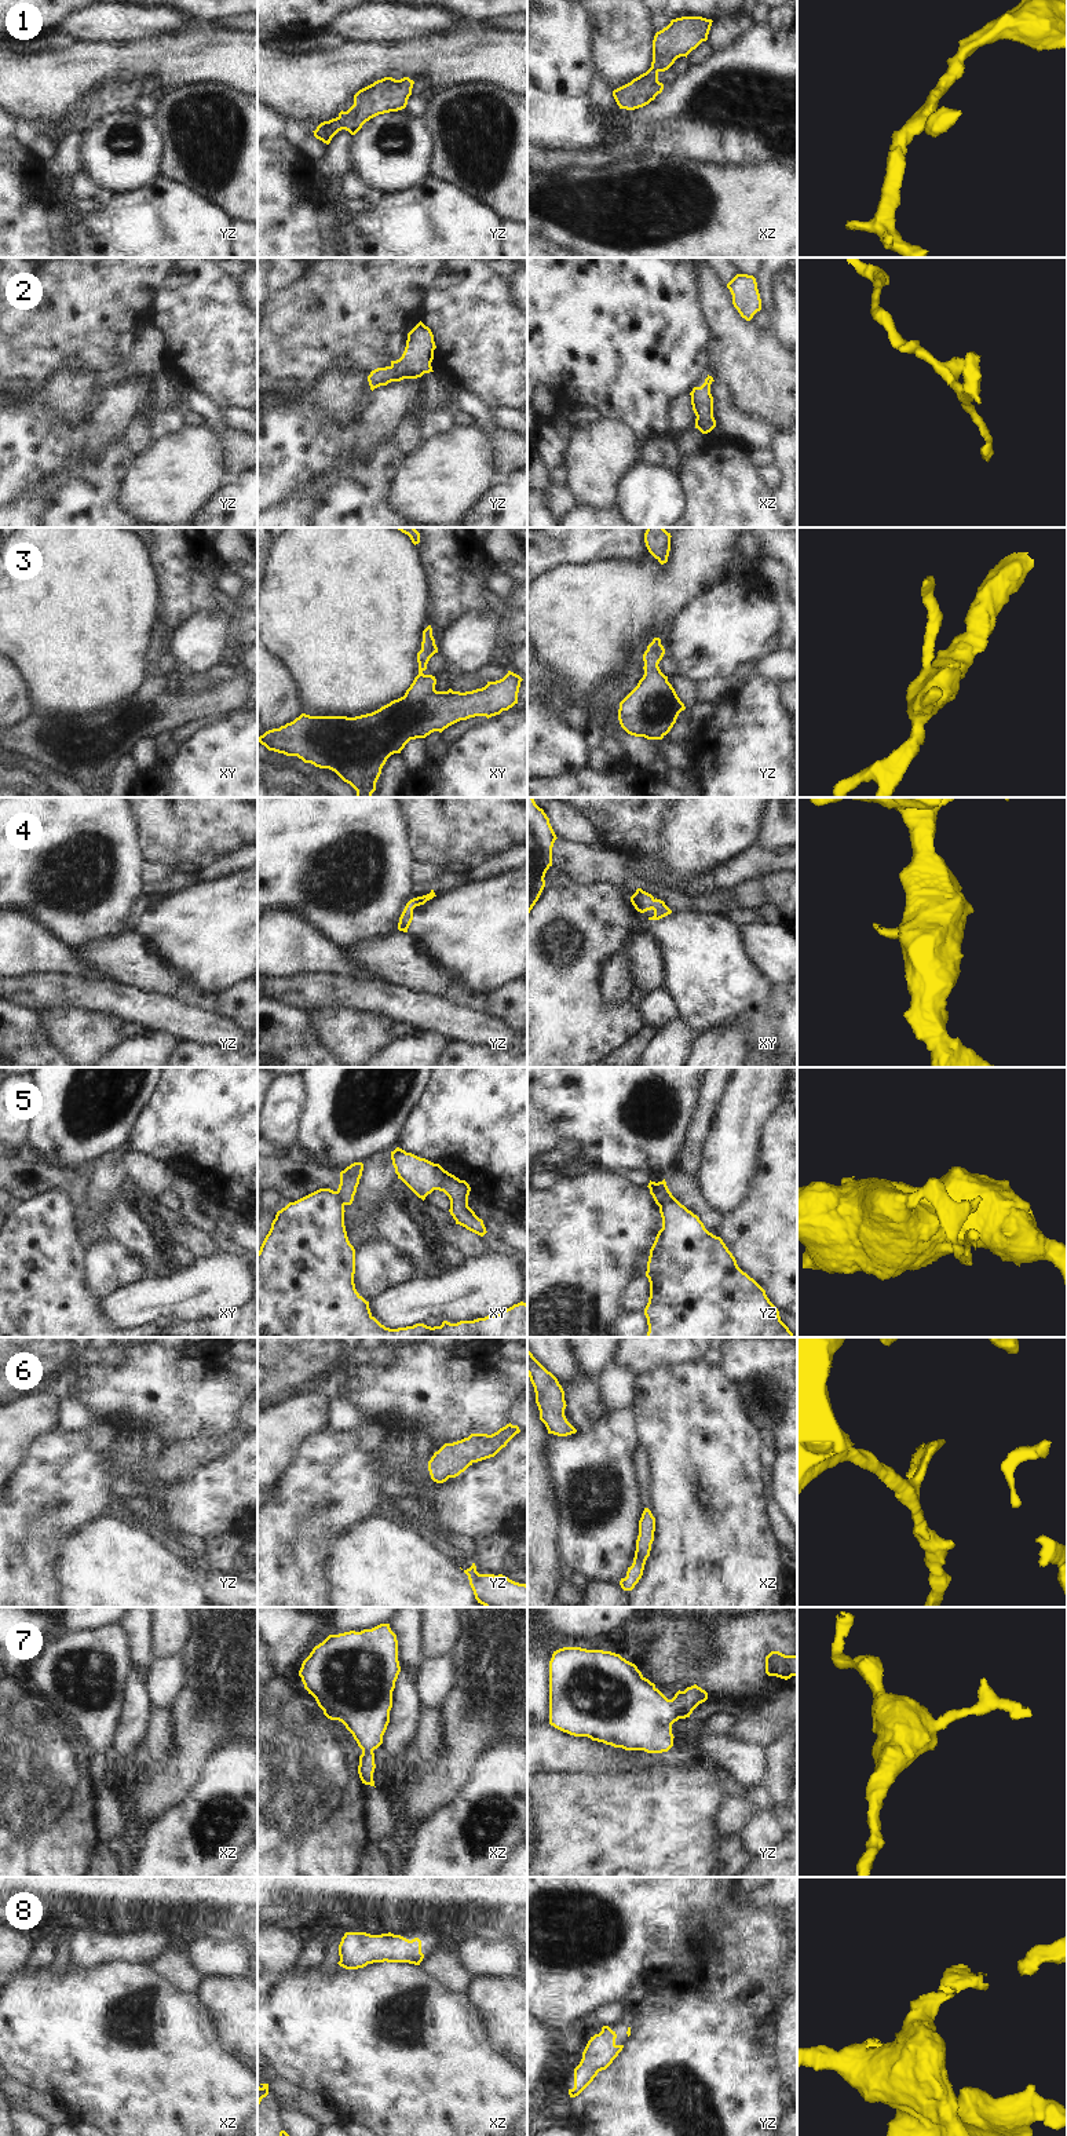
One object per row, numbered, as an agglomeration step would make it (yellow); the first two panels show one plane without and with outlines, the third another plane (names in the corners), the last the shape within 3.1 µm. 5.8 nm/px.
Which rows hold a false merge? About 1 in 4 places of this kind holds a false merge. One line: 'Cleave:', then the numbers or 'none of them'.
Cleave: 5.

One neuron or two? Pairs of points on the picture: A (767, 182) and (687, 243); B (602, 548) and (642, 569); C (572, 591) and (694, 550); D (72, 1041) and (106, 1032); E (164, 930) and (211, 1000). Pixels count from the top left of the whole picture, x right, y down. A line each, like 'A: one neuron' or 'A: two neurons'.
A: one neuron
B: two neurons
C: one neuron
D: one neuron
E: two neurons

